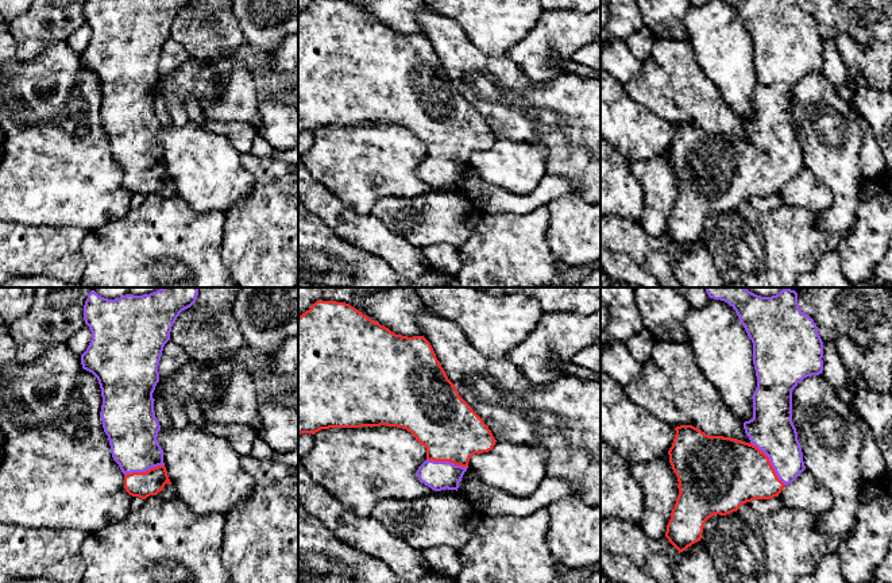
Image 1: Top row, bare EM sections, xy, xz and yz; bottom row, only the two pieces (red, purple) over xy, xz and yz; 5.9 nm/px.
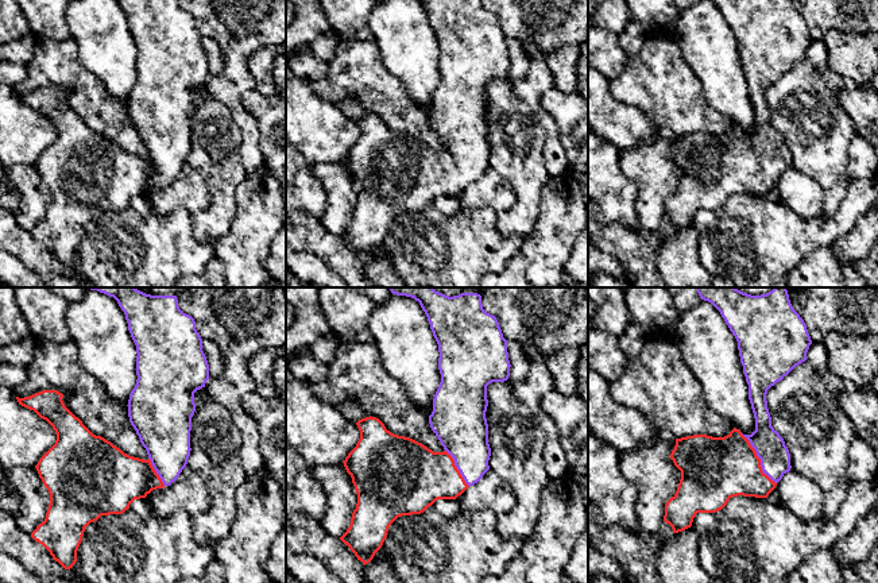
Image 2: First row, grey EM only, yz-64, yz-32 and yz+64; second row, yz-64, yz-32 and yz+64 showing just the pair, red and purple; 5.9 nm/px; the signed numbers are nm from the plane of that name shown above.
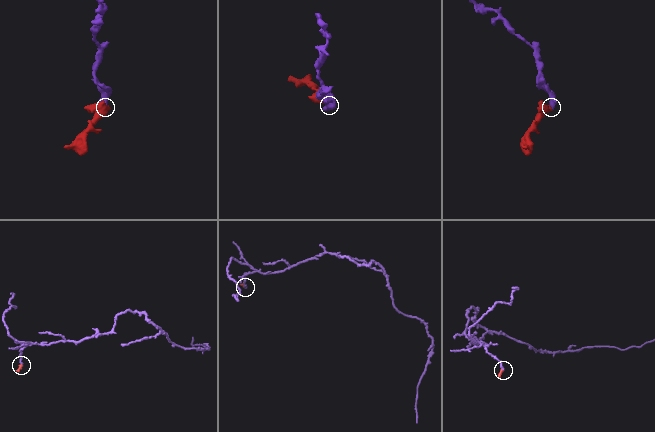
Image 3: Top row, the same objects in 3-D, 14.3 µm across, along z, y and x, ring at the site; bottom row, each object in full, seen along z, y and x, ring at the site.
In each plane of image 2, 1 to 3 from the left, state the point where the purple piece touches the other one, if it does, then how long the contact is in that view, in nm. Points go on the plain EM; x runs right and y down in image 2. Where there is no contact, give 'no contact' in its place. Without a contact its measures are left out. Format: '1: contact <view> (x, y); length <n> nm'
1: contact yz-64 (155, 169); length 190 nm
2: contact yz-32 (456, 166); length 260 nm
3: contact yz+64 (759, 157); length 360 nm

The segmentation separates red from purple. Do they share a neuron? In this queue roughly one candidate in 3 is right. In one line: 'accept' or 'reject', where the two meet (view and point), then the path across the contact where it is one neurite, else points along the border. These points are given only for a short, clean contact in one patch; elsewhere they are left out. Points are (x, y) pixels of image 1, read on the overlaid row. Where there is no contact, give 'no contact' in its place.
accept; contact yz (769, 463); way yz (729, 473), (757, 471), (769, 463), (771, 429)

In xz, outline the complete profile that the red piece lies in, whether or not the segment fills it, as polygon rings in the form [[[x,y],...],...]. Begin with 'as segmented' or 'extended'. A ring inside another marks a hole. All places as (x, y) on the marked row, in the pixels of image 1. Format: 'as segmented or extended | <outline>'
extended | [[[316,301],[298,316],[298,435],[381,425],[406,429],[426,448],[426,460],[417,476],[435,491],[457,491],[470,457],[491,451],[497,443],[489,426],[459,395],[424,336],[395,335],[345,302]]]

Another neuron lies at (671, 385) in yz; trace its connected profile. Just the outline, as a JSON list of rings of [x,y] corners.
[[[656,340],[640,377],[623,386],[625,395],[676,428],[692,425],[708,436],[750,444],[738,418],[699,368],[690,344]]]

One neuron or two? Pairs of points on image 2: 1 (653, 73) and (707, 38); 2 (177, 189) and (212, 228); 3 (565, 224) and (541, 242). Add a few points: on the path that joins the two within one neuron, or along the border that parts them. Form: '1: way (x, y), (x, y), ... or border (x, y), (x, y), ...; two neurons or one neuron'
1: border (672, 37), (685, 62), (700, 81); two neurons
2: border (205, 181), (209, 189), (209, 204), (192, 215); two neurons
3: way (559, 224), (548, 235); one neuron

